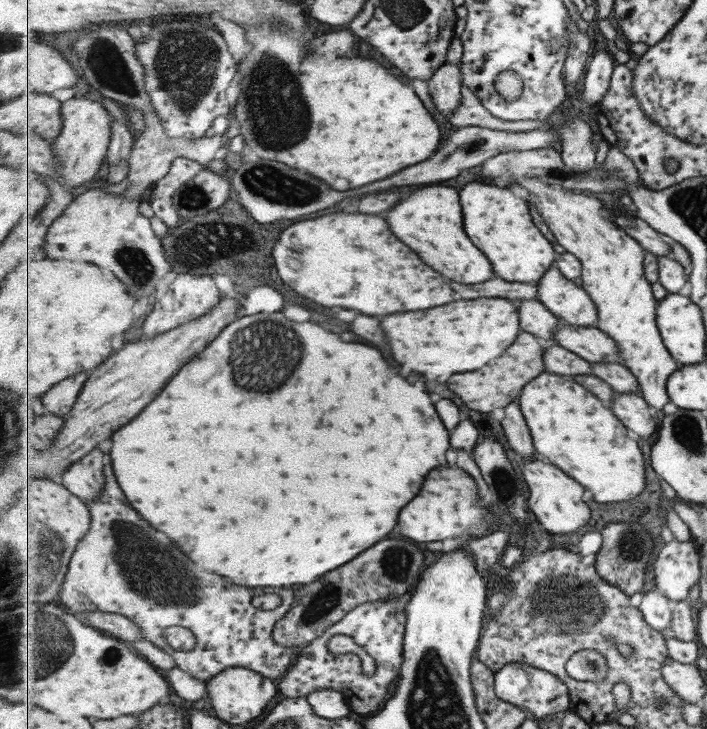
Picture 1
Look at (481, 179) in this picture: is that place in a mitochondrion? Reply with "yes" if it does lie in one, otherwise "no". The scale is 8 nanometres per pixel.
no

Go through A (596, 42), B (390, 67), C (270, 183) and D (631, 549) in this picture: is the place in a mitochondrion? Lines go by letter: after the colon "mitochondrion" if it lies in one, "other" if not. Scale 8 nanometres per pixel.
A: other
B: other
C: mitochondrion
D: mitochondrion

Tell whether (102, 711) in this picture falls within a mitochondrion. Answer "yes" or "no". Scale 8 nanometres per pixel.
no

